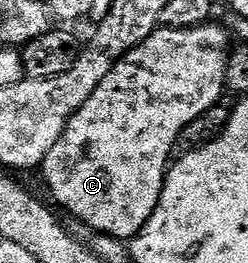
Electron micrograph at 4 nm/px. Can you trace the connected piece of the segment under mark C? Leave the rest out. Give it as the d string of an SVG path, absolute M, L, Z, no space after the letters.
M209 21L202 27L178 29L177 31L169 27L160 27L153 31L150 37L146 37L146 41L142 41L142 45L138 45L134 49L127 51L114 65L114 69L110 69L110 73L106 73L106 77L102 77L102 85L98 85L98 89L94 89L94 93L90 93L90 97L74 113L74 117L70 117L70 121L66 125L62 137L56 142L54 149L50 149L50 153L46 153L42 164L44 183L48 186L49 193L52 194L53 200L51 199L51 202L61 212L63 212L62 210L69 211L73 215L71 217L73 220L83 223L85 227L89 227L92 231L101 231L103 235L109 235L115 239L125 241L132 240L144 228L146 221L150 221L150 217L158 205L160 194L164 188L164 176L168 174L170 160L173 158L172 150L175 149L176 142L179 141L184 127L190 126L195 119L202 118L219 101L220 94L225 94L226 91L228 57L230 54L230 42L228 43L228 39L230 40L230 35L224 27L223 29L215 27L214 24L215 22Z

